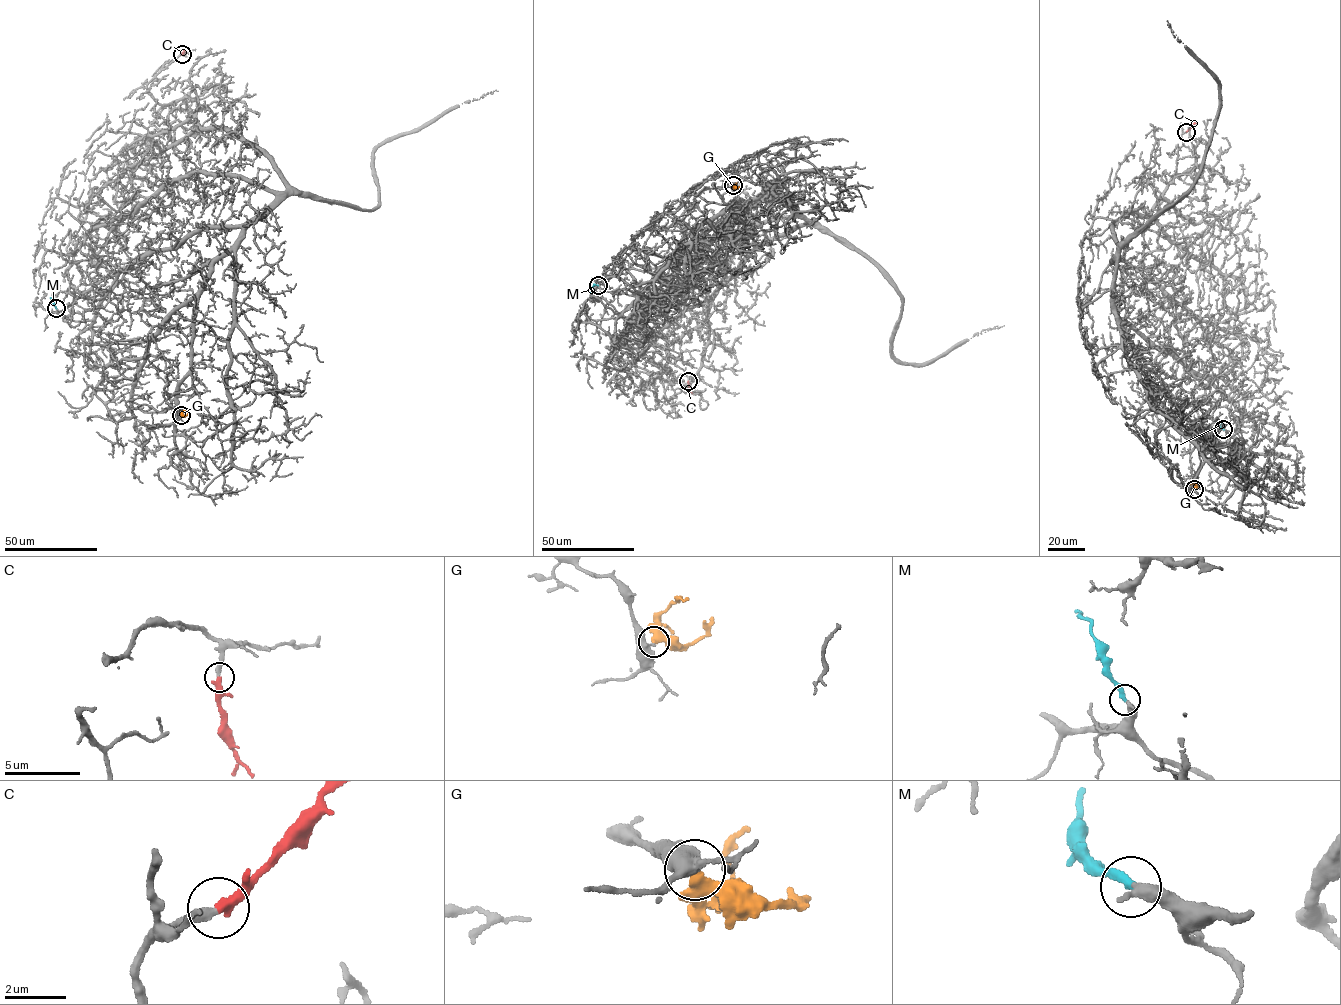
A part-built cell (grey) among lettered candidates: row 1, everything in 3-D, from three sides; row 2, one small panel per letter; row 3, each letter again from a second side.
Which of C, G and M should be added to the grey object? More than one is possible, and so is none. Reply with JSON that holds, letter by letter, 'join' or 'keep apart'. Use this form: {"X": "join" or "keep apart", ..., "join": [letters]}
{"C": "join", "G": "keep apart", "M": "join", "join": ["C", "M"]}

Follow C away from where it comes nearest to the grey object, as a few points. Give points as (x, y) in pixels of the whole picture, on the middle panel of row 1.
C: (688, 381), (692, 393)

